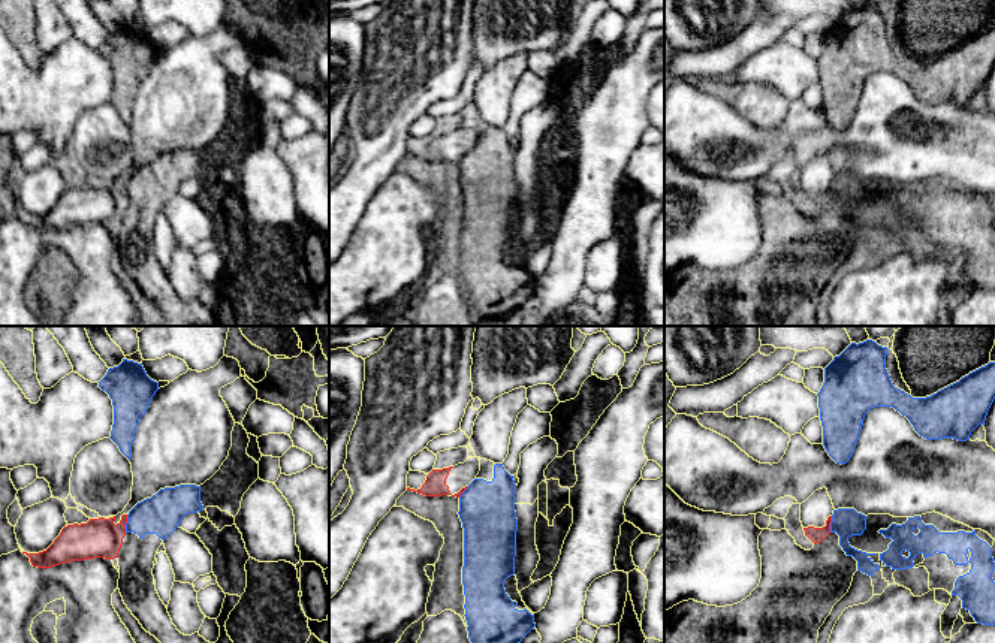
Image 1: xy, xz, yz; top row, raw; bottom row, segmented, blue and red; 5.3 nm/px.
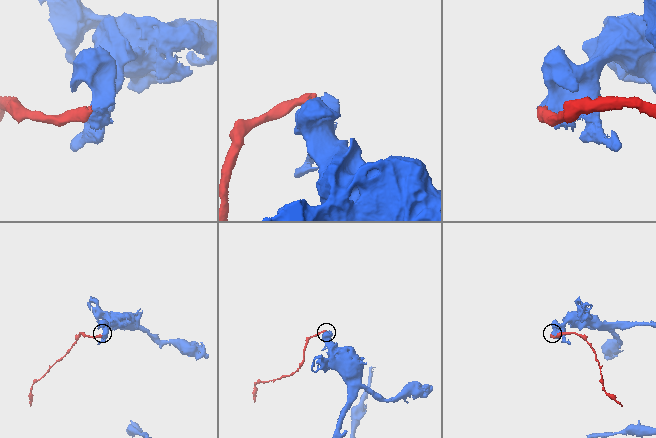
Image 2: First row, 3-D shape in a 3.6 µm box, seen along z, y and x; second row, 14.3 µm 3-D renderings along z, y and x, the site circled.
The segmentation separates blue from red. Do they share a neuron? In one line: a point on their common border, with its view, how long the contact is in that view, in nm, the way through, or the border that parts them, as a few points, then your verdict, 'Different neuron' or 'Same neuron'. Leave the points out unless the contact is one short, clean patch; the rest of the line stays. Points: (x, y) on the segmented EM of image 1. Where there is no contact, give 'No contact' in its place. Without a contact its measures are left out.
Touches blue at xy (126, 524). Shared border 100 nm. Boundary: xy (127, 515), (124, 531). Different neuron

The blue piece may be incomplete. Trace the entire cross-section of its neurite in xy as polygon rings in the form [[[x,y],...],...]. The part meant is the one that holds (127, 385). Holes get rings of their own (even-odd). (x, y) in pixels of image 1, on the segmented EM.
[[[123,359],[118,366],[108,369],[99,387],[109,395],[114,405],[109,438],[130,461],[136,426],[159,390],[159,383],[147,375],[142,363]]]

